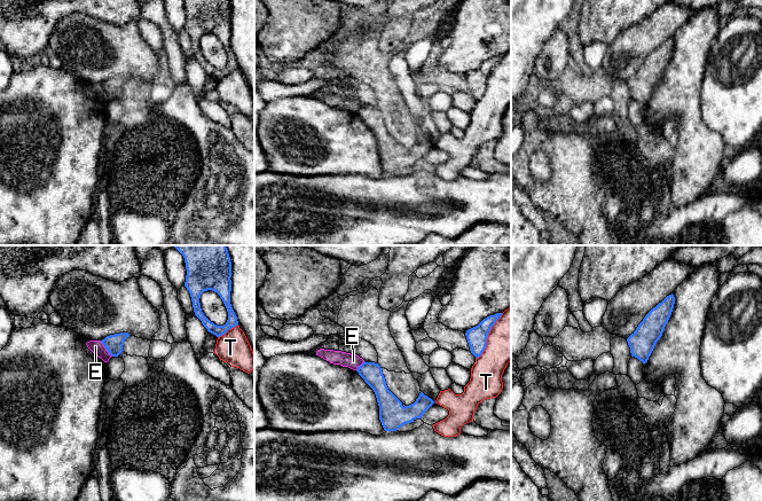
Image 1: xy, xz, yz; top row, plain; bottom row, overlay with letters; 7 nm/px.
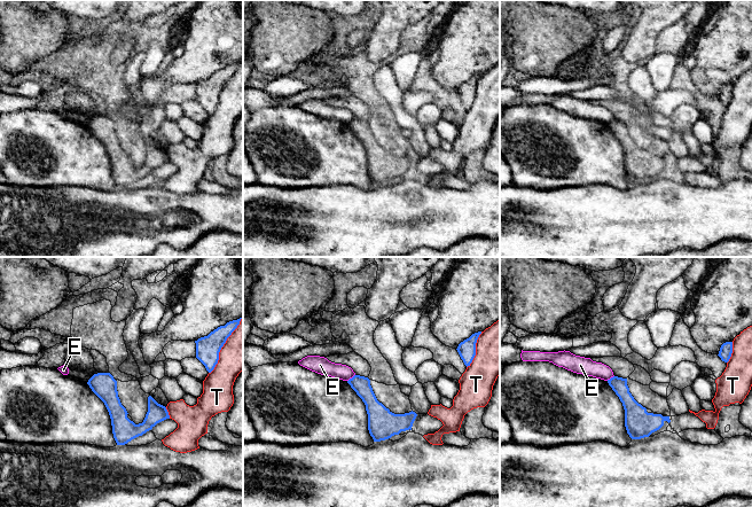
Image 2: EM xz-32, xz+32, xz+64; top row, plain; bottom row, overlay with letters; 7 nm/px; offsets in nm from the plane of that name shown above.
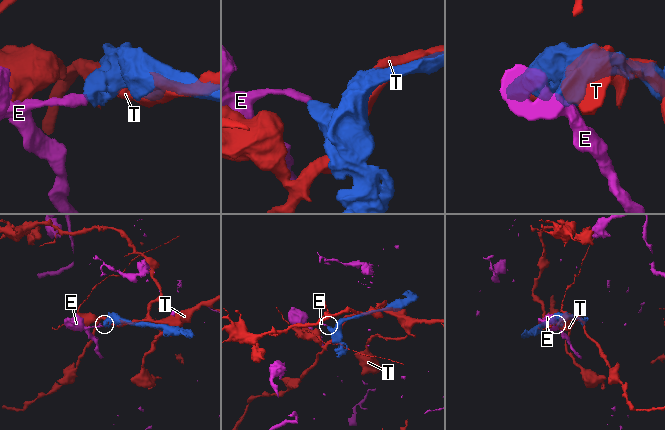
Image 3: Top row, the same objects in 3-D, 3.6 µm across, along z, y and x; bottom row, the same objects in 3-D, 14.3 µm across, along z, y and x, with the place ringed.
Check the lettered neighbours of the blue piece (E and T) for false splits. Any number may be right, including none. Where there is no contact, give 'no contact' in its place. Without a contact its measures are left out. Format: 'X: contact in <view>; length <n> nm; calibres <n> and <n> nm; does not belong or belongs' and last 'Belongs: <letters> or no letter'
E: contact in xy; length 140 nm; calibres 130 and 90 nm; does not belong
T: contact in xz; length 380 nm; calibres 140 and 300 nm; does not belong
Belongs: no letter

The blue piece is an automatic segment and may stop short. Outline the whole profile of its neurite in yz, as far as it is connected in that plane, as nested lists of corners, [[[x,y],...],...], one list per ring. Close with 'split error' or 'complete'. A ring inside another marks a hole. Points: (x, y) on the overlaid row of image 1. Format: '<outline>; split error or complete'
[[[671,293],[645,315],[636,330],[627,338],[631,357],[637,358],[643,363],[647,362],[657,342],[662,336],[674,304],[675,297]]]; complete

